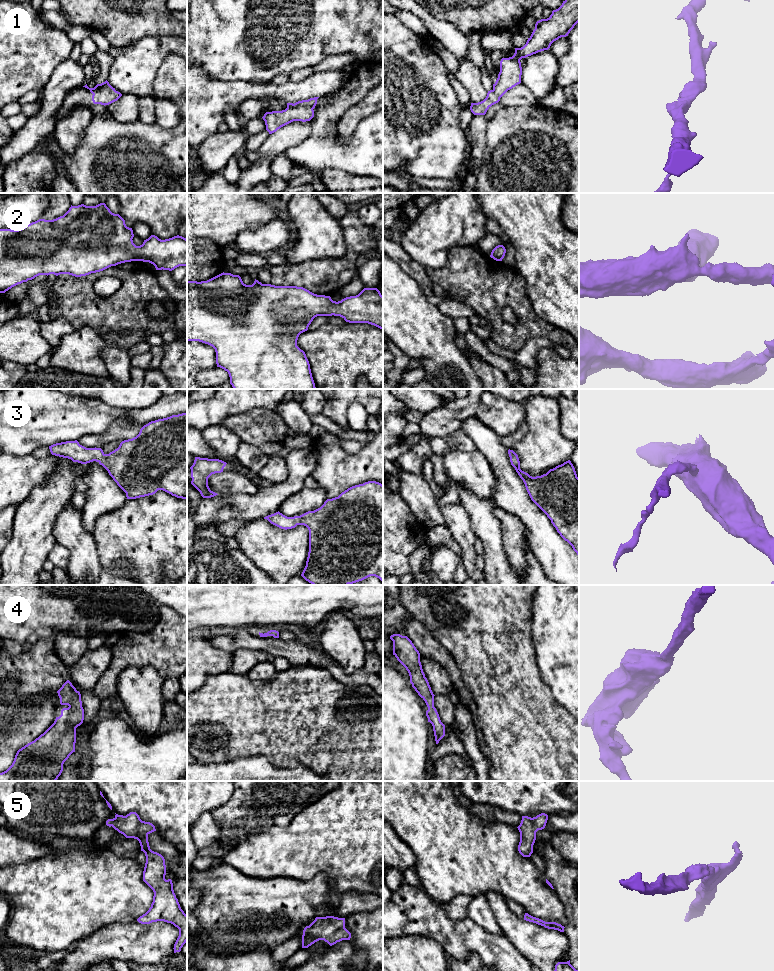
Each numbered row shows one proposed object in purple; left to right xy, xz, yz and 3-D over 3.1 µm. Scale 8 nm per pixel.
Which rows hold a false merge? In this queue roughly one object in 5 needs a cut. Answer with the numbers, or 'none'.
none

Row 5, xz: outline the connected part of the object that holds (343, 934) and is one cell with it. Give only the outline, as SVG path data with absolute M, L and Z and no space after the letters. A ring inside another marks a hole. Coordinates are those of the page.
M316 917L303 930L302 948L308 948L319 940L324 940L332 946L342 940L350 940L350 938L351 933L345 928L345 918Z

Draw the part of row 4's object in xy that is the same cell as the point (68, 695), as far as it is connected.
M69 680L57 693L60 704L69 707L61 710L61 715L43 734L17 751L12 765L0 773L0 781L56 781L61 775L64 762L75 752L76 728L83 723L84 709L80 692Z

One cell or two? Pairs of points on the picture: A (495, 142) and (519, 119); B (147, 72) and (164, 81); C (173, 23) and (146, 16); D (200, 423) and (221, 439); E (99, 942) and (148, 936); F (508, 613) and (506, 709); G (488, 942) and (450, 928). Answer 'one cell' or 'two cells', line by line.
A: one cell
B: two cells
C: one cell
D: two cells
E: one cell
F: one cell
G: one cell

